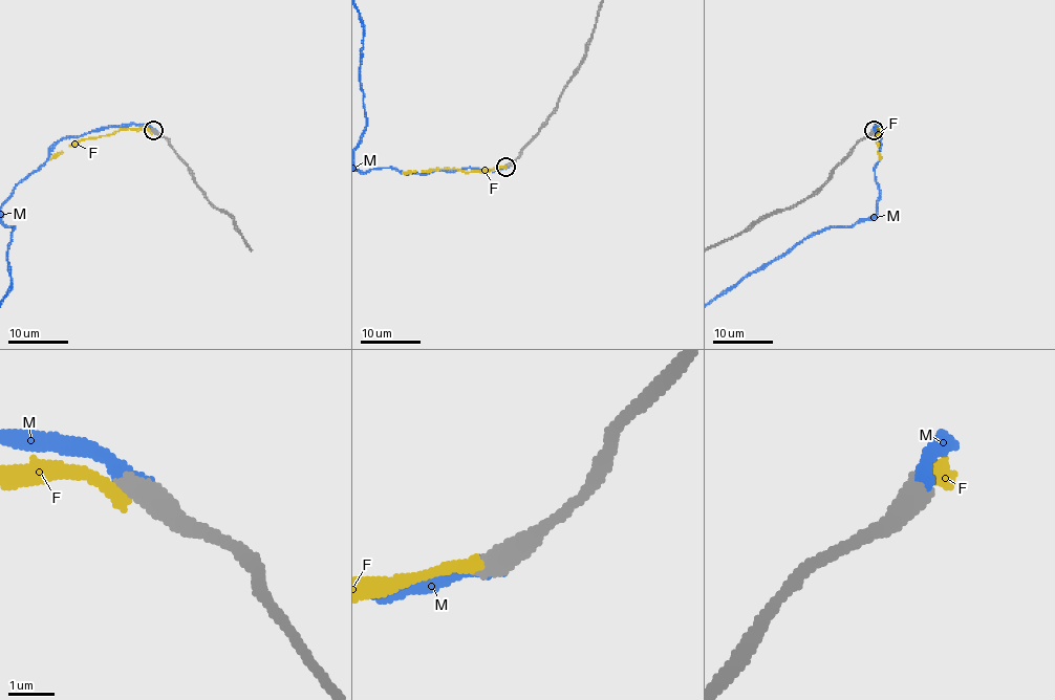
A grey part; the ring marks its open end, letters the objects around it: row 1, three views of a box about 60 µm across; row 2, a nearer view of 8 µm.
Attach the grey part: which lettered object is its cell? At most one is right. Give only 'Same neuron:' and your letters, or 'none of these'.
Same neuron: M

